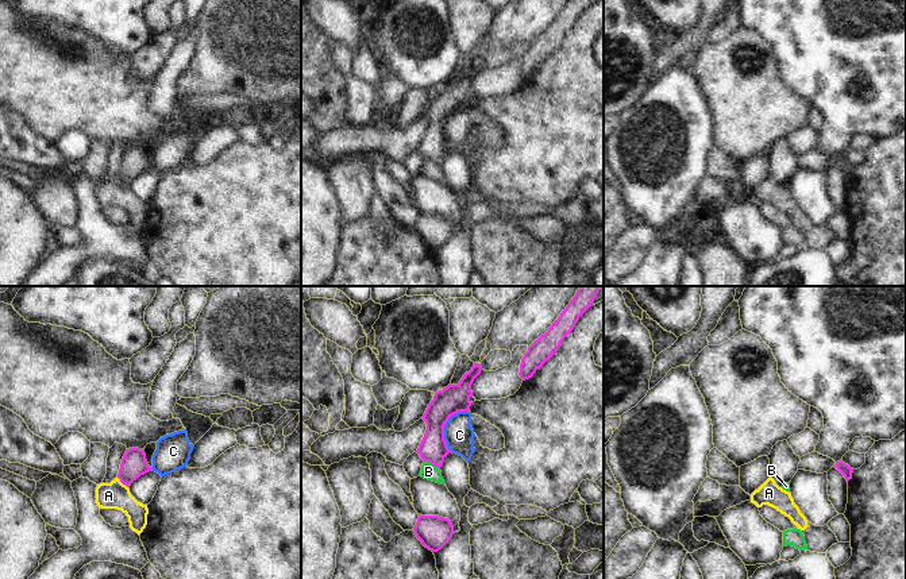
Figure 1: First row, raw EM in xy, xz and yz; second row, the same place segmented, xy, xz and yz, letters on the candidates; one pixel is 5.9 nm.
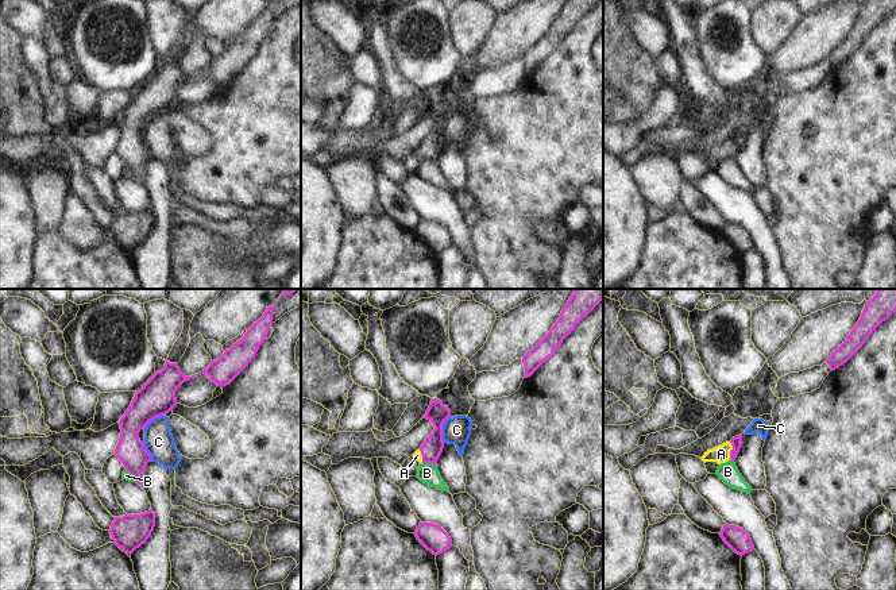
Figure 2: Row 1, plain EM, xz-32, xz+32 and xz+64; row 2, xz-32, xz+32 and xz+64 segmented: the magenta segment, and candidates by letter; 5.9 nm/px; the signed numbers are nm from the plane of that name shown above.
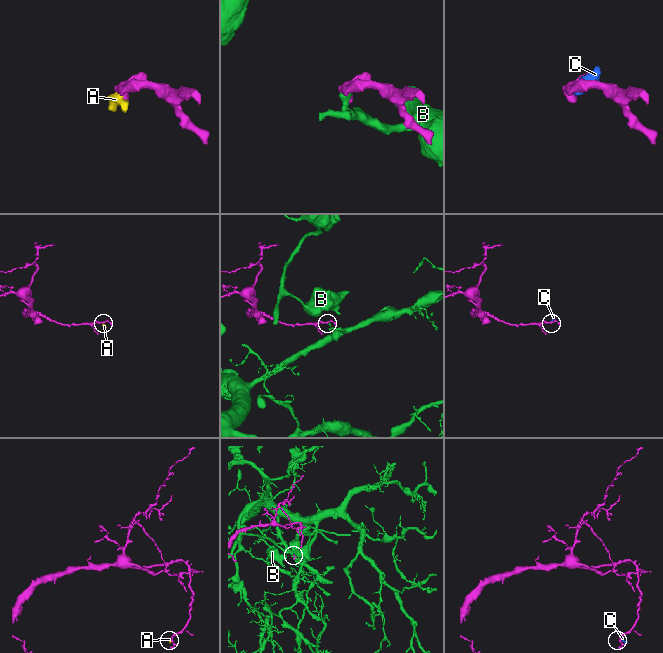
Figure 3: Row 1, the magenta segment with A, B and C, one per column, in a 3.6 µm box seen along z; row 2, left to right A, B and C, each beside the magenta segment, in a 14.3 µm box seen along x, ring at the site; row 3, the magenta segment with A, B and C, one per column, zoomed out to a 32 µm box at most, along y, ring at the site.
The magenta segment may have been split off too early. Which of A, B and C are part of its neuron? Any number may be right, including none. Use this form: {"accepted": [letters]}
{"accepted": ["A"]}

